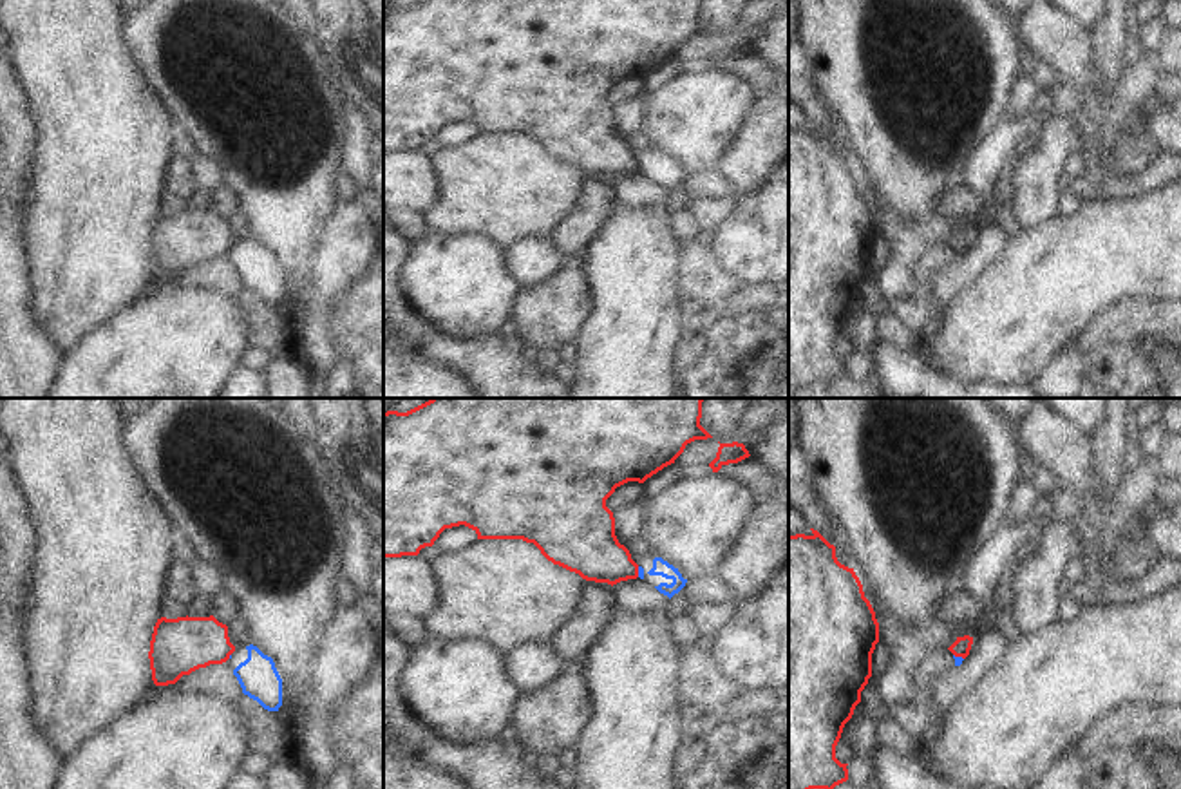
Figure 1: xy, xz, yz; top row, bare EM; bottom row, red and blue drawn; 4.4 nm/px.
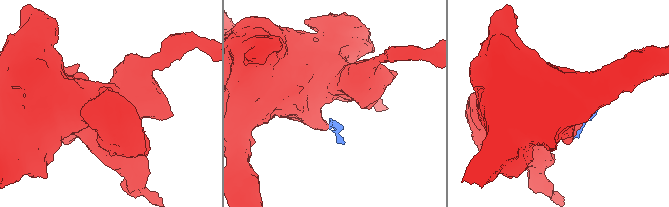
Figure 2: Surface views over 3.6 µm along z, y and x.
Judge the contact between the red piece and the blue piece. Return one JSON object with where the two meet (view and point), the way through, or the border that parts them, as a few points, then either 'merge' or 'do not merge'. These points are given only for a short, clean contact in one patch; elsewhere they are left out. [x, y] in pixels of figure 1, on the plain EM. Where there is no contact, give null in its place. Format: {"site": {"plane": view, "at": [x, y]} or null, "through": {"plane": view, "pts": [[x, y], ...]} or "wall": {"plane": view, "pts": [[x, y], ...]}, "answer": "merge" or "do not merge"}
{"site": {"plane": "xz", "at": [637, 167]}, "wall": {"plane": "xz", "pts": [[637, 161], [639, 171]]}, "answer": "do not merge"}

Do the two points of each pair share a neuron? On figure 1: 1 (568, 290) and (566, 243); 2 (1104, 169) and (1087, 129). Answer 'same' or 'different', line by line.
1: different
2: same

